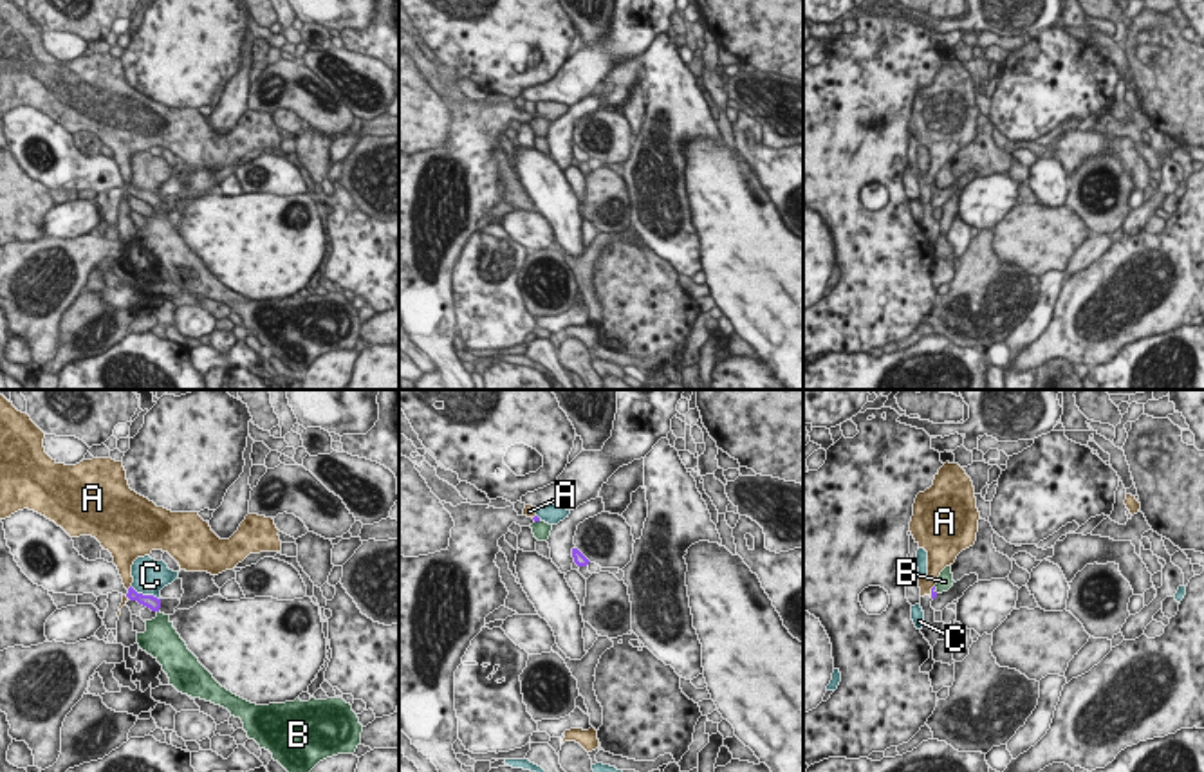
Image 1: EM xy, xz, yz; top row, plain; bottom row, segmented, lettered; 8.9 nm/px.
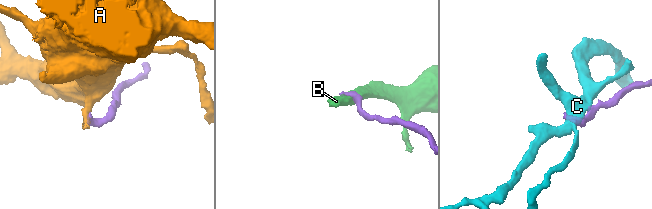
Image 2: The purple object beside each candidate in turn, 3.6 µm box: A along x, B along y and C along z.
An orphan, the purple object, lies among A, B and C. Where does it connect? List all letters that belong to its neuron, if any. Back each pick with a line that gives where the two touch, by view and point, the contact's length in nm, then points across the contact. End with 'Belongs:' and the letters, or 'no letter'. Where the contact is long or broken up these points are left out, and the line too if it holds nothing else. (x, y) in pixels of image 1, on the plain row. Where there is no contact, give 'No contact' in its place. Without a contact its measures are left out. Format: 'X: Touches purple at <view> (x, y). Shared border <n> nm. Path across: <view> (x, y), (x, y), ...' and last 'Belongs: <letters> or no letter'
Belongs: no letter.

